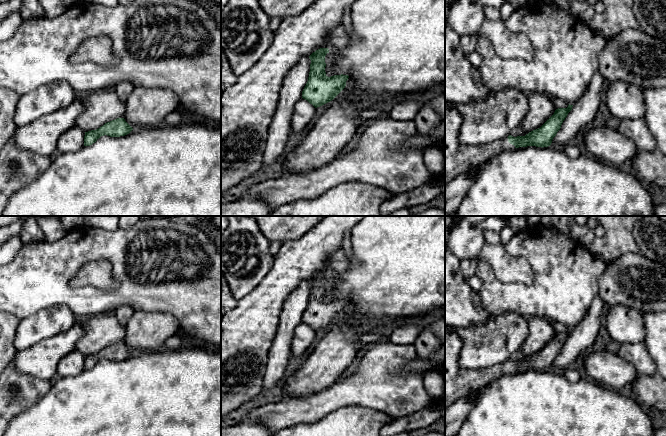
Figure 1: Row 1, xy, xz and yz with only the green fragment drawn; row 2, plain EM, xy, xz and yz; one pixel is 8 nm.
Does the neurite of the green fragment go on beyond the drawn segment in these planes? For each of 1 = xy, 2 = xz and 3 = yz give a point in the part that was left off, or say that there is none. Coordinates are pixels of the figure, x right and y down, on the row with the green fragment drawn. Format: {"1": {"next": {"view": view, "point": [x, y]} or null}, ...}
{"1": {"next": null}, "2": {"next": null}, "3": {"next": {"view": "yz", "point": [458, 158]}}}

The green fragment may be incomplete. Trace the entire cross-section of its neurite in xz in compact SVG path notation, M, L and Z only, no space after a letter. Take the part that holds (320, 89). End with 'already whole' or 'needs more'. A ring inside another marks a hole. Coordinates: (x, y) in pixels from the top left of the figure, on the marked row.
M320 48L313 52L308 81L302 91L302 98L315 108L332 101L346 86L348 75L334 75L328 77L325 72L325 56L328 48Z; already whole

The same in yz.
M569 104L567 108L556 109L540 128L525 136L509 135L482 145L463 145L459 140L462 115L454 108L445 108L445 188L459 174L472 166L484 163L504 150L527 146L542 148L550 146L572 107L573 105Z; needs more

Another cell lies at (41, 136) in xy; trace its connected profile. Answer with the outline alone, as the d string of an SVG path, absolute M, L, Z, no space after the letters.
M77 96L68 107L17 127L13 136L16 145L24 150L51 157L57 150L61 135L76 126L76 119L83 110L81 96Z

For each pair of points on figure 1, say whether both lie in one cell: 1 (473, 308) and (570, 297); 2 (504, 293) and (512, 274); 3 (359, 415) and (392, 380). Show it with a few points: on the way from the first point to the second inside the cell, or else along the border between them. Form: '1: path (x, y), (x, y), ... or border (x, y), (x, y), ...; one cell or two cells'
1: border (477, 293), (481, 305), (495, 315); two cells
2: border (491, 267), (495, 276), (500, 281), (532, 283); two cells
3: border (343, 407), (367, 406), (382, 410), (389, 416); two cells

